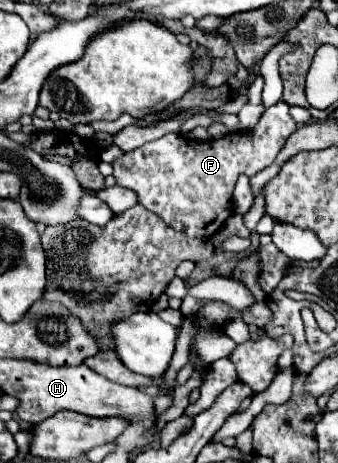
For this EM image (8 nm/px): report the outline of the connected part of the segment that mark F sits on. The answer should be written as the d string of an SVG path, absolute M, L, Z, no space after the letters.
M279 100L277 104L269 106L263 112L261 120L251 132L231 132L225 138L203 140L203 142L197 142L193 138L183 138L179 134L165 134L153 142L145 142L143 146L127 152L123 158L117 158L113 162L113 176L119 186L131 188L137 192L141 206L161 216L175 230L181 230L191 238L209 238L233 214L231 196L233 196L233 188L239 174L247 174L251 178L263 168L271 166L279 150L285 146L285 140L295 132L295 128L297 124L289 116L289 104Z

